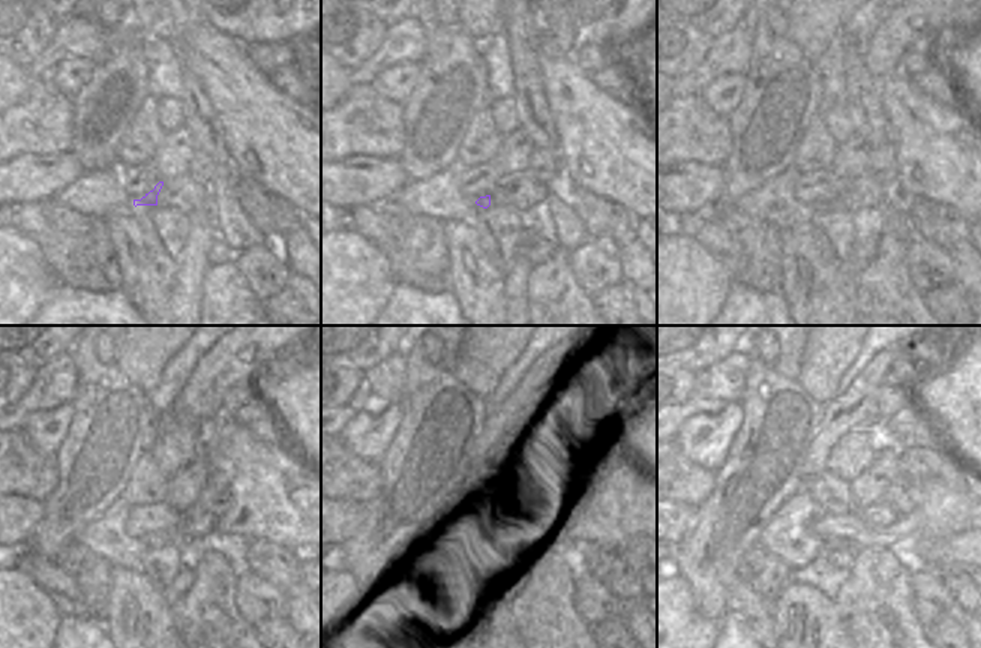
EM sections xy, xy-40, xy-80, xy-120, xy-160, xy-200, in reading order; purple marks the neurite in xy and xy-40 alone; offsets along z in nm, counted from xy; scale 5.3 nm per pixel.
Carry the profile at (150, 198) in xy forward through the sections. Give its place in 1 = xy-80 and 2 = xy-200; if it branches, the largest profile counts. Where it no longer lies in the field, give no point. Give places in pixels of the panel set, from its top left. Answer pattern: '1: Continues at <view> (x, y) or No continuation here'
1: Continues at xy-80 (822, 206)
2: Continues at xy-200 (830, 545).

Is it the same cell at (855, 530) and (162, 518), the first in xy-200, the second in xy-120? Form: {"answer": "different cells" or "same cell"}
{"answer": "same cell"}

